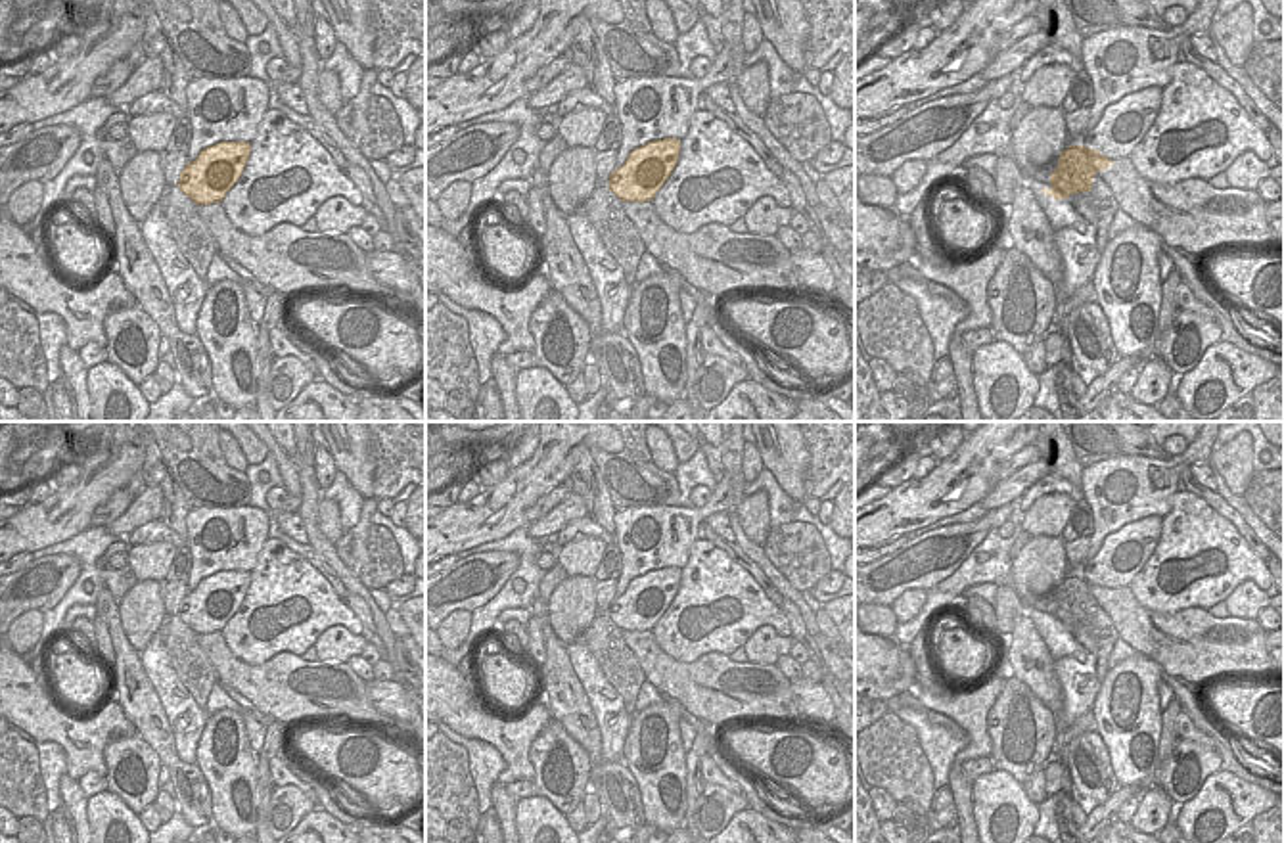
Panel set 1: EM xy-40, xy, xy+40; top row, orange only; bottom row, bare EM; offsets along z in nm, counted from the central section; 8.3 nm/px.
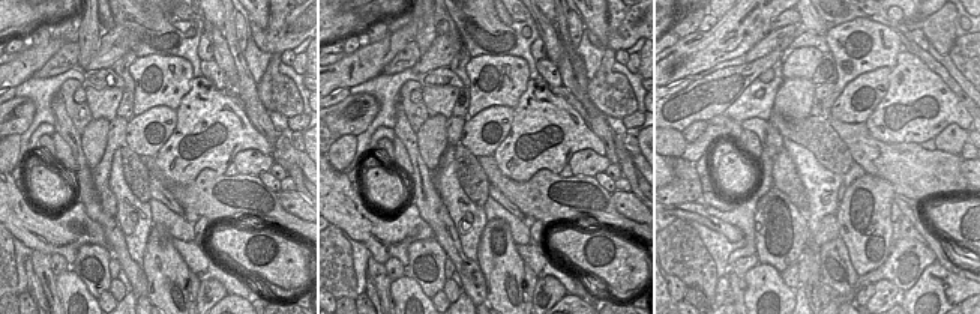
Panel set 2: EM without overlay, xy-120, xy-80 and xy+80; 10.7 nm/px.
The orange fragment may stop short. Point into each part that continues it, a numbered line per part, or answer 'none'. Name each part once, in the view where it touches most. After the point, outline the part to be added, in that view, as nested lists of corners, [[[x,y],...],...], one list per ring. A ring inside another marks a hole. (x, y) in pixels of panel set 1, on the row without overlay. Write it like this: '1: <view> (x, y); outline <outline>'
1: xy+40 (1116, 560); outline [[[1123,533],[1112,546],[1108,546],[1094,561],[1085,561],[1083,567],[1071,575],[1085,575],[1096,579],[1100,584],[1115,590],[1123,575],[1138,561],[1138,558],[1152,546],[1159,546],[1140,533]]]

